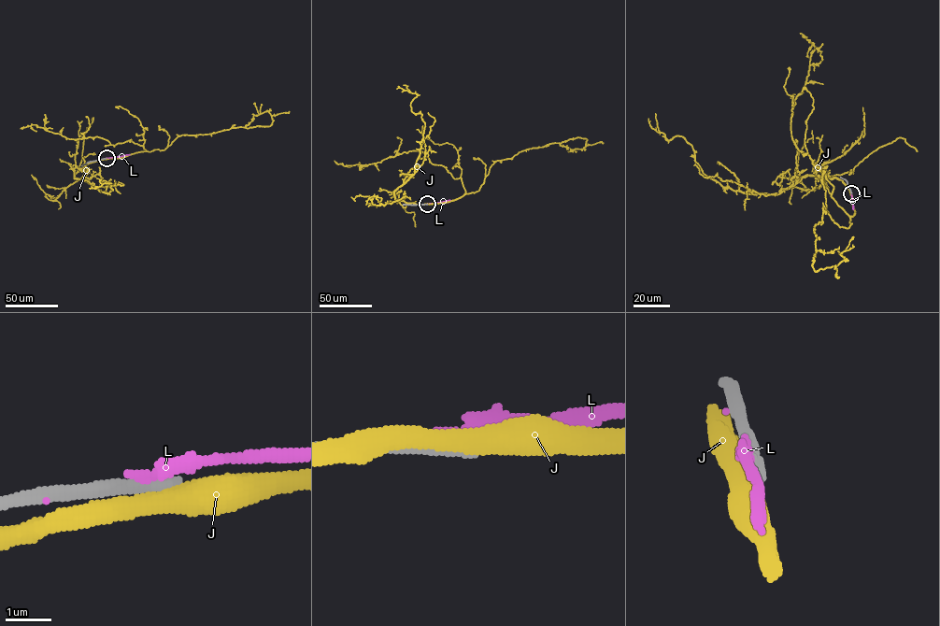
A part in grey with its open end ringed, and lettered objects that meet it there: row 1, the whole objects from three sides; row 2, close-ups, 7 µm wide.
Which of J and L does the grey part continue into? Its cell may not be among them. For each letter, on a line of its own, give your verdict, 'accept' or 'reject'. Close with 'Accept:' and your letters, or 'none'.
J: reject
L: reject
Accept: none

